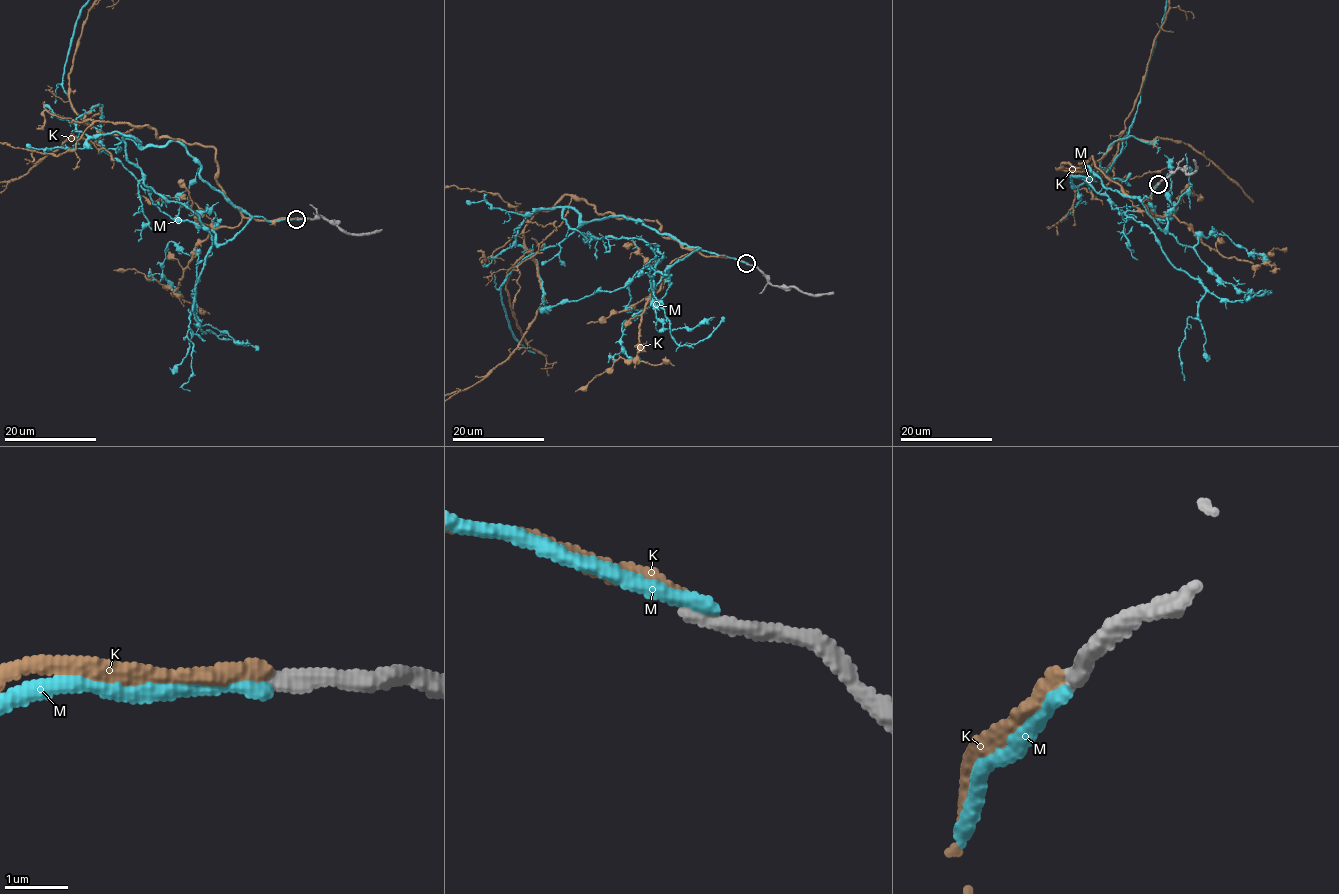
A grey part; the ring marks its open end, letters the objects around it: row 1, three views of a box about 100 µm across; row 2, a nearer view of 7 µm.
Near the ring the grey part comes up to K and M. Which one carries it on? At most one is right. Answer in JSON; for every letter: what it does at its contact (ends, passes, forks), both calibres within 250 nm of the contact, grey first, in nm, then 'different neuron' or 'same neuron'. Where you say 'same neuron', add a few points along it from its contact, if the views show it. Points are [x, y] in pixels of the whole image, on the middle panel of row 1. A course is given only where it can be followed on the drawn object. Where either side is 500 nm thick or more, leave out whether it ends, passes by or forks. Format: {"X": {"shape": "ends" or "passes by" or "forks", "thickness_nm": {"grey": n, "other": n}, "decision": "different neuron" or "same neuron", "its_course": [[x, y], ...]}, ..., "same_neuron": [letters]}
{"K": {"shape": "ends", "thickness_nm": {"grey": 280, "other": 240}, "decision": "different neuron"}, "M": {"shape": "ends", "thickness_nm": {"grey": 300, "other": 240}, "decision": "different neuron"}, "same_neuron": []}

